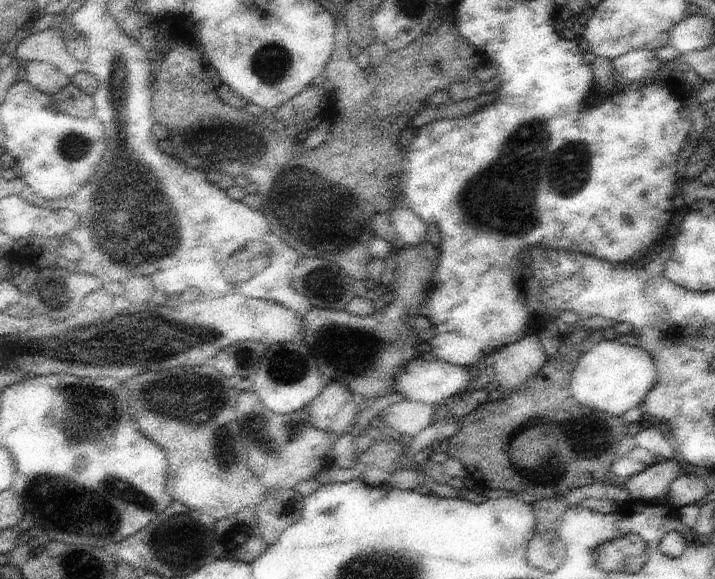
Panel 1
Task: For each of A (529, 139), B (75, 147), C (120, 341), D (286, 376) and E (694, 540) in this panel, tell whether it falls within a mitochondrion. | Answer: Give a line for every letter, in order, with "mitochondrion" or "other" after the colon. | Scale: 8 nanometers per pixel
A: mitochondrion
B: mitochondrion
C: mitochondrion
D: mitochondrion
E: other

